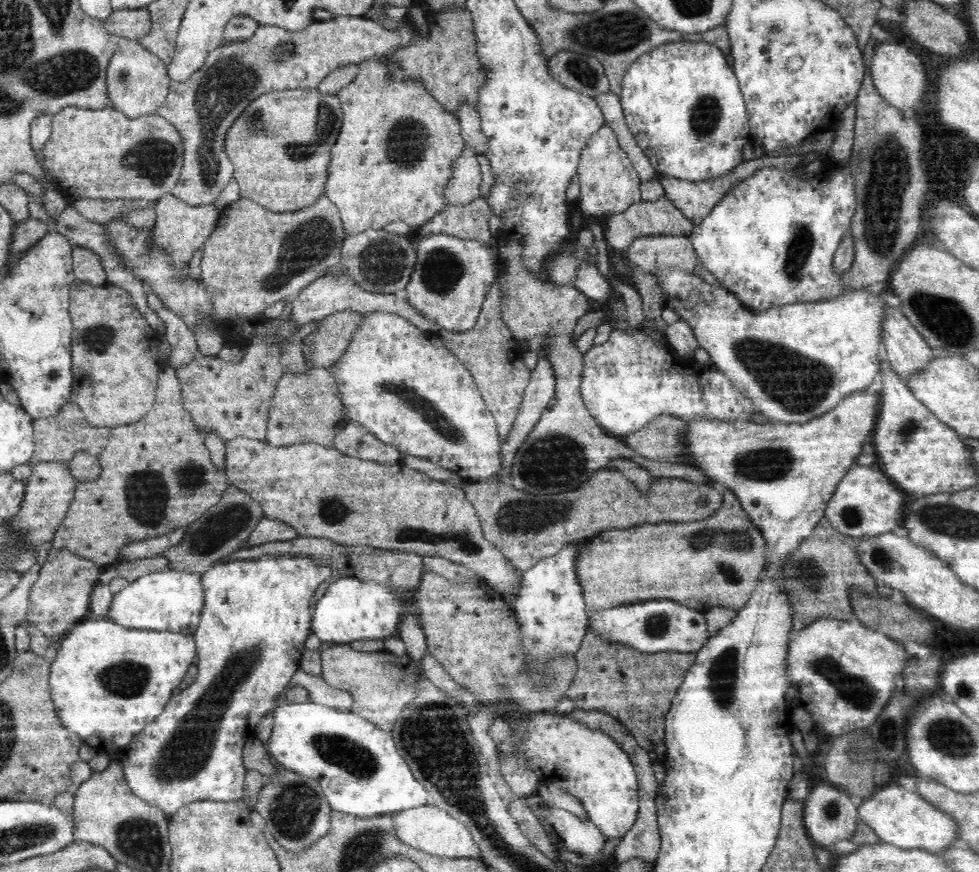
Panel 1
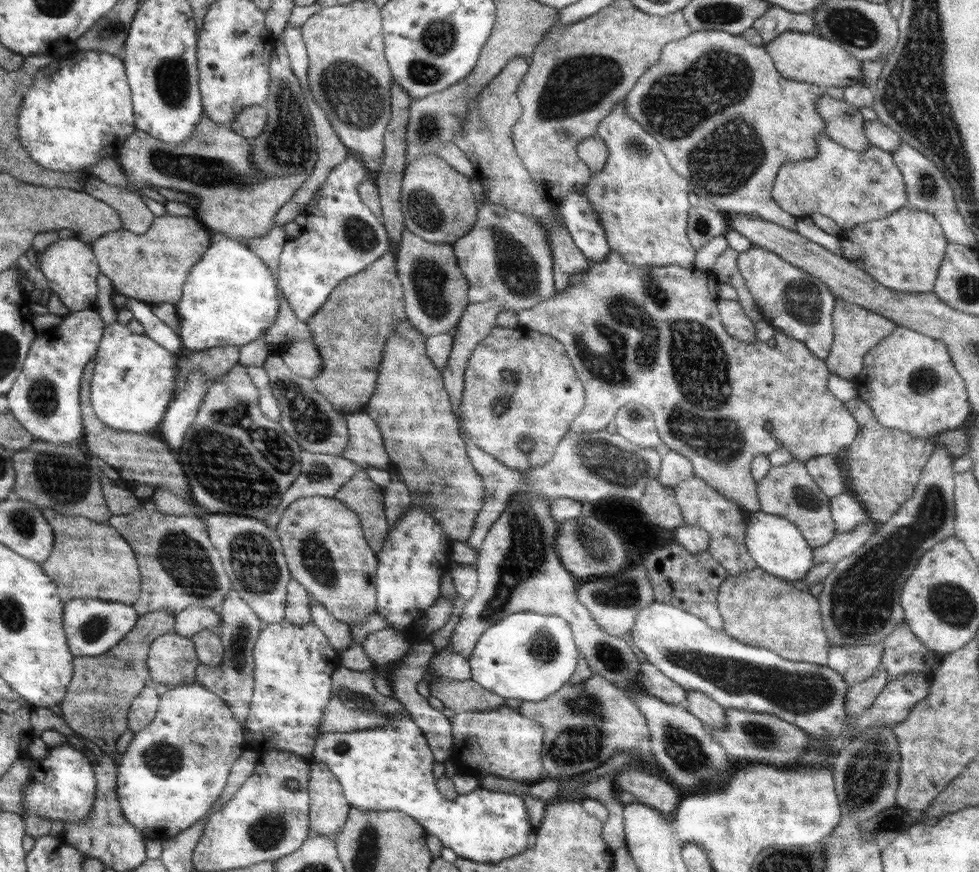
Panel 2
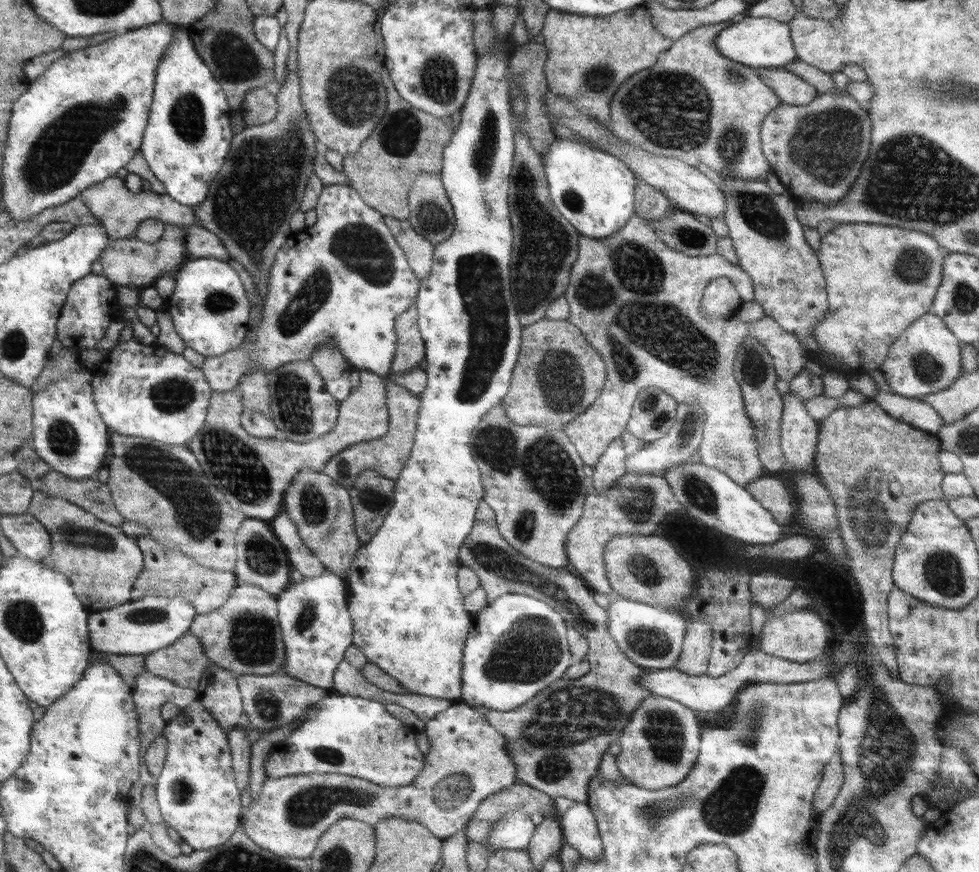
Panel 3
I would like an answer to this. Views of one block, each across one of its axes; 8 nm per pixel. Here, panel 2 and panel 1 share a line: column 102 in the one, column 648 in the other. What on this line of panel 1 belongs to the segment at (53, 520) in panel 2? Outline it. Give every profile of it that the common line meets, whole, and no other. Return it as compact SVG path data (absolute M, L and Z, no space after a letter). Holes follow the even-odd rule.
M722 488L722 506L710 518L696 522L644 523L625 529L600 532L580 546L576 558L576 573L587 612L594 613L612 609L622 604L646 600L673 600L708 613L712 608L722 607L740 612L752 598L758 584L758 576L766 566L766 541L760 529L750 521L742 503L732 489Z

